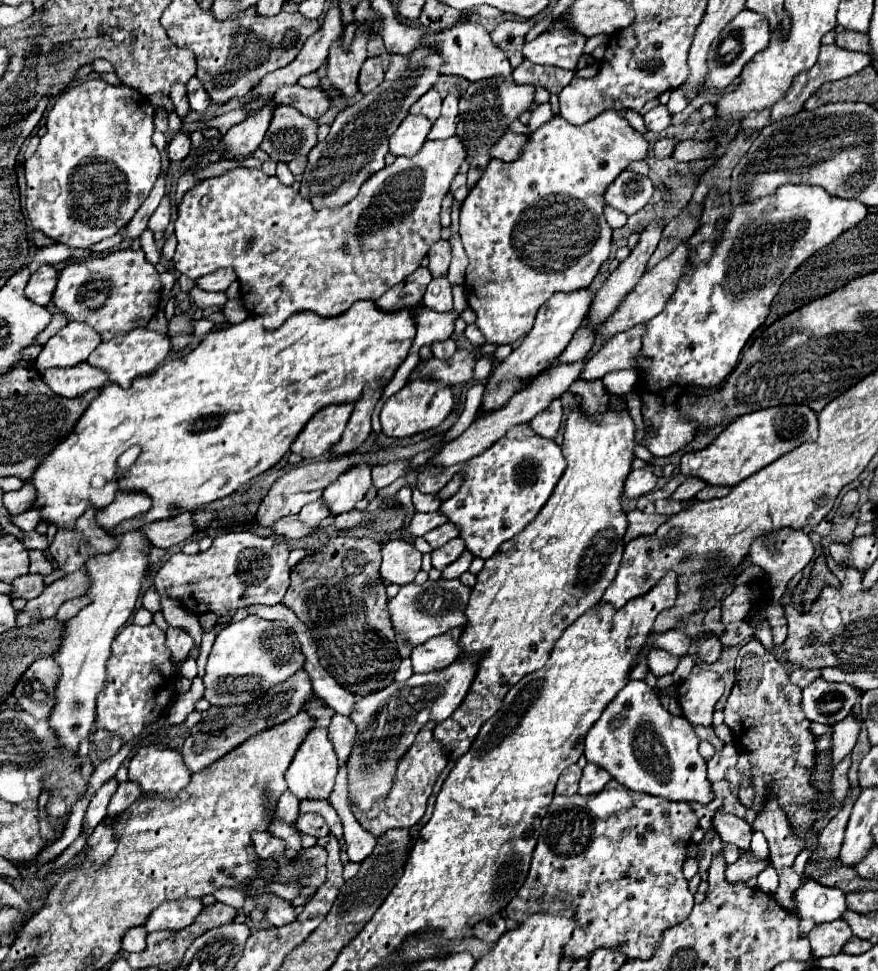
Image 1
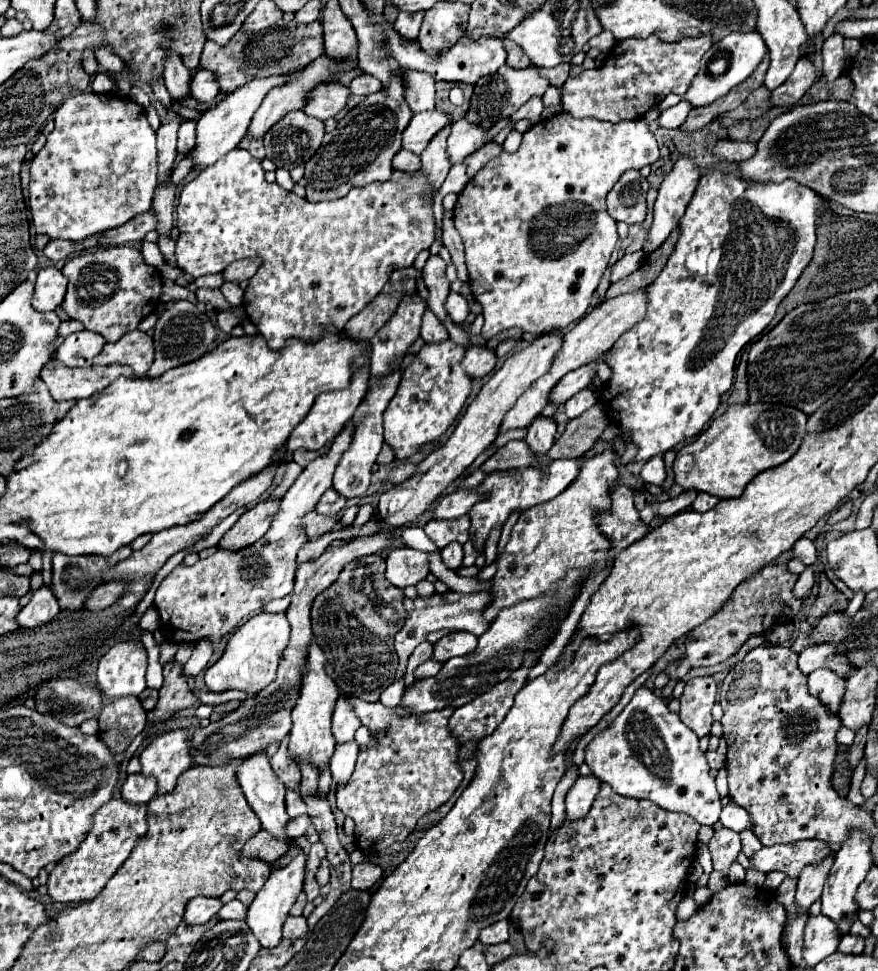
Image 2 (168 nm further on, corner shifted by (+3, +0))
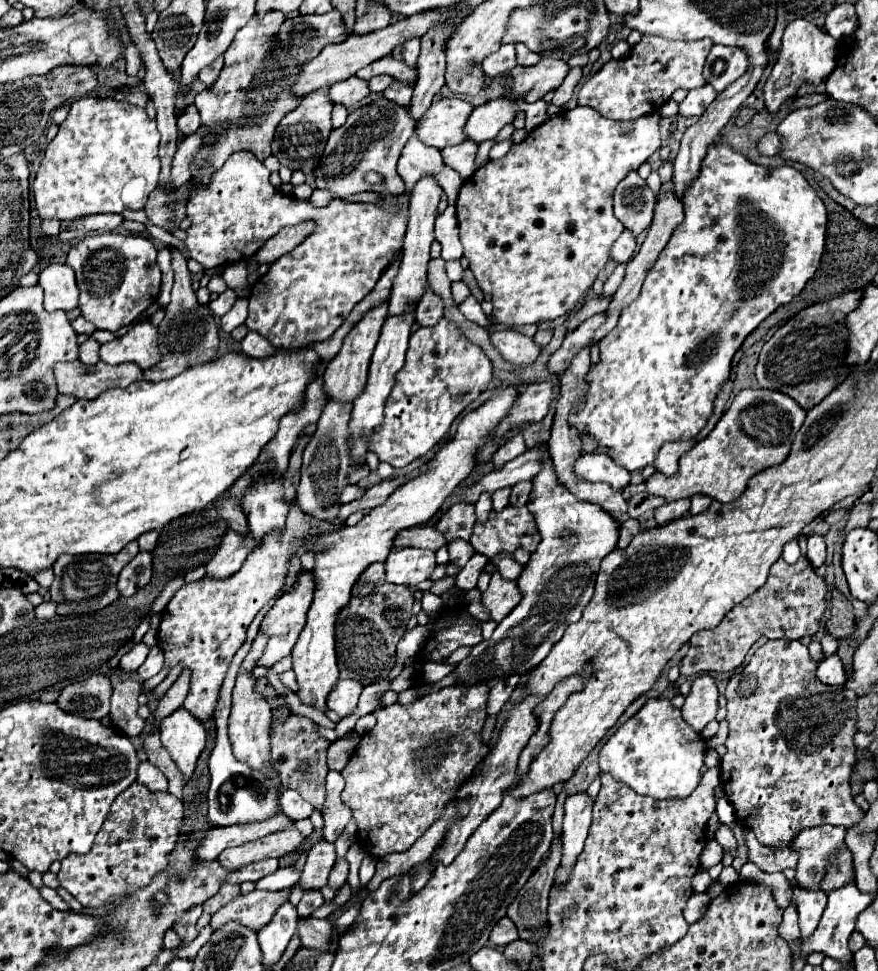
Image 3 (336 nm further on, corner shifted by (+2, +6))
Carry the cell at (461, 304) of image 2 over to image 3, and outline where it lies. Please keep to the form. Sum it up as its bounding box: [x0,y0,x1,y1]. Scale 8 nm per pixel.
[459,295,489,327]

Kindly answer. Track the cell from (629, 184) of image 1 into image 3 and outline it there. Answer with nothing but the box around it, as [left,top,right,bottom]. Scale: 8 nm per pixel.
[613,171,655,237]

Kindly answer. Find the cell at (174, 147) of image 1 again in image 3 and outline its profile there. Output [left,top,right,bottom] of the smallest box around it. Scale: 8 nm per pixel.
[177,105,201,135]

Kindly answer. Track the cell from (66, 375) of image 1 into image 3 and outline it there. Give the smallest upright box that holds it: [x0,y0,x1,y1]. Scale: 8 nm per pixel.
[53,361,143,399]

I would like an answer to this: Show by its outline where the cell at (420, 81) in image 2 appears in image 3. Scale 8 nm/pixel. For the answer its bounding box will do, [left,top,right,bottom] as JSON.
[355,55,417,85]

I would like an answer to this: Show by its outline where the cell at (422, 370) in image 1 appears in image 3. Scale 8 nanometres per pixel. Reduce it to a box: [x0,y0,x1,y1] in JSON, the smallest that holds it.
[491,329,541,365]

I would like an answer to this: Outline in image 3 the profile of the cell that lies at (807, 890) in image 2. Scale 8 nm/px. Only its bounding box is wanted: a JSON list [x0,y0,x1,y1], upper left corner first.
[779,903,801,941]

